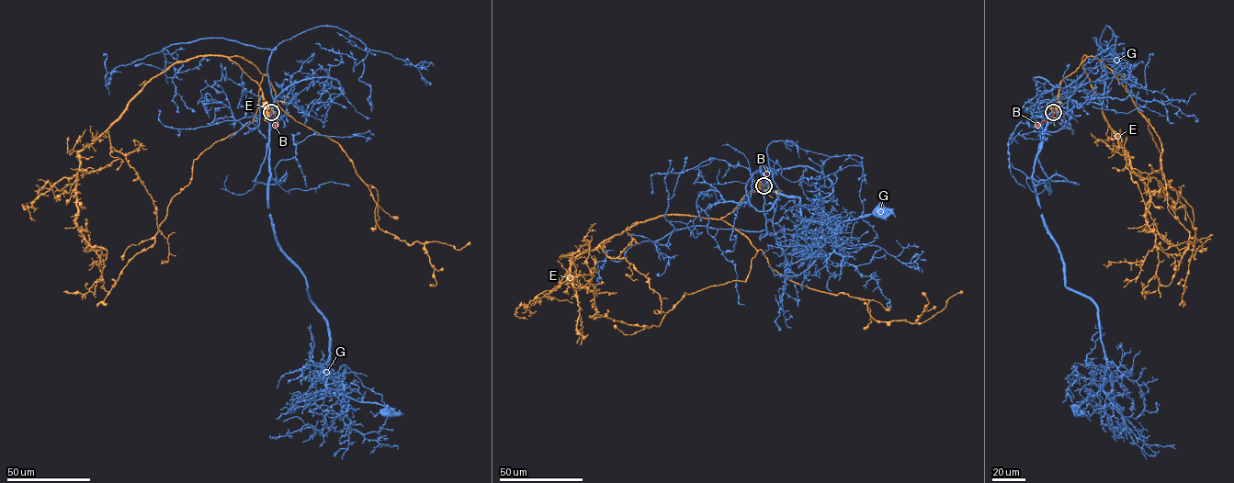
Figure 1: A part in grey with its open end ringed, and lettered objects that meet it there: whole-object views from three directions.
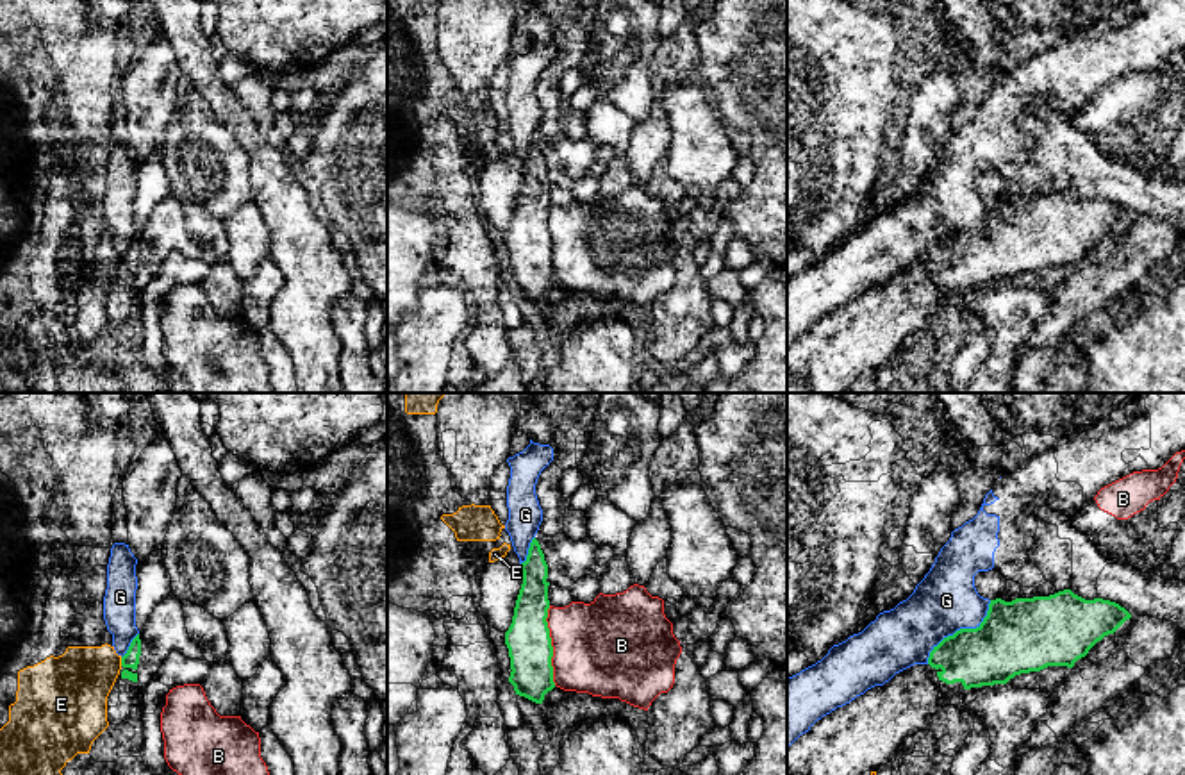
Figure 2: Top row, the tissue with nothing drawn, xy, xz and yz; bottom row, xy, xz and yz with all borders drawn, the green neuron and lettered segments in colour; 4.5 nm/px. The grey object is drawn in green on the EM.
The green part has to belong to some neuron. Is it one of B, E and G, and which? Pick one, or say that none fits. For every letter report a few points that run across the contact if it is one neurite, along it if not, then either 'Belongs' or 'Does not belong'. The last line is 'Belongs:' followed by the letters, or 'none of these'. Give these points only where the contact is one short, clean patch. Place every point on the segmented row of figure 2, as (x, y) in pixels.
B: Does not belong
E: Line: xy (120, 658), (122, 665). Does not belong
G: Line: yz (991, 600), (975, 627), (948, 634), (927, 663). Does not belong
Belongs: none of these

